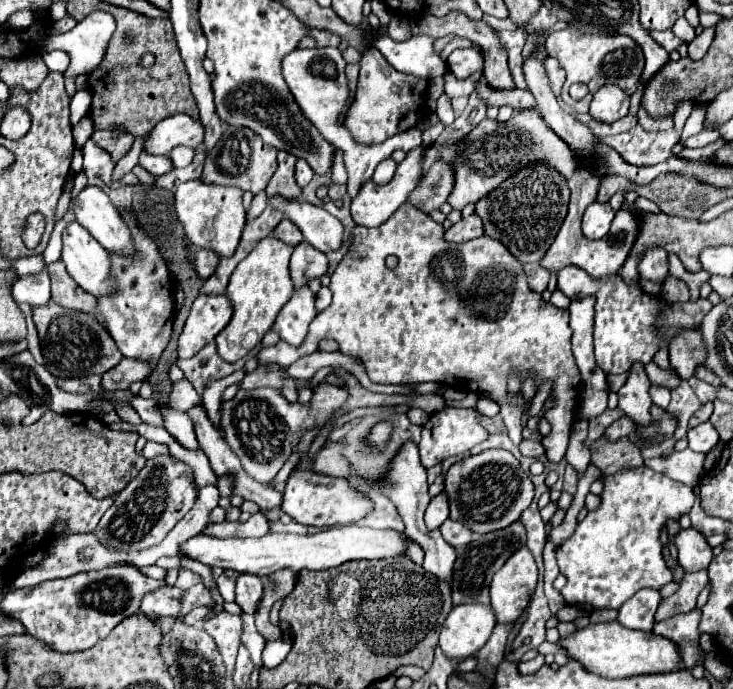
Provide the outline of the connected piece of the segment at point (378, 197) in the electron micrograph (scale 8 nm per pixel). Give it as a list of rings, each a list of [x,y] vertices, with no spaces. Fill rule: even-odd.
[[[420,145],[420,147],[412,149],[412,151],[408,151],[408,153],[406,153],[406,159],[398,165],[394,179],[392,179],[386,187],[380,187],[380,185],[376,185],[374,181],[368,181],[368,183],[362,185],[360,193],[352,199],[356,225],[378,227],[378,225],[382,225],[382,223],[408,199],[408,195],[410,195],[410,193],[416,189],[416,185],[420,183],[422,167],[424,167],[424,153],[426,153],[426,147],[424,147],[424,145]]]

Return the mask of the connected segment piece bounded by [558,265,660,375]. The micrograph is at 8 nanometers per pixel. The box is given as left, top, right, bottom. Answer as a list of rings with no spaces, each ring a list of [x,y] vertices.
[[[568,265],[558,271],[558,289],[570,299],[596,295],[594,353],[596,353],[596,363],[604,373],[608,375],[626,373],[634,361],[642,361],[642,363],[652,361],[660,343],[654,331],[656,315],[658,315],[658,297],[644,293],[636,285],[626,285],[620,275],[602,277],[596,281],[582,269],[576,269],[574,265]]]

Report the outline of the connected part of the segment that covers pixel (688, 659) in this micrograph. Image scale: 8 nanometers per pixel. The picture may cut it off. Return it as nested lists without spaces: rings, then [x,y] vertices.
[[[696,607],[692,609],[692,613],[678,613],[676,617],[664,619],[660,623],[654,625],[654,633],[672,639],[682,653],[684,665],[690,669],[694,667],[694,663],[700,659],[696,643],[698,643],[698,623],[700,623],[700,615],[702,611]]]

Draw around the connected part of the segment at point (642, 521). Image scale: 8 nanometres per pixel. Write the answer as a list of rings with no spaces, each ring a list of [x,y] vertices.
[[[640,467],[604,477],[604,491],[600,497],[602,505],[596,511],[590,511],[586,519],[578,523],[574,535],[556,549],[560,573],[568,579],[560,593],[568,605],[588,603],[594,609],[620,609],[636,591],[644,587],[660,589],[662,585],[672,581],[672,573],[662,557],[660,527],[666,523],[666,517],[680,517],[682,513],[688,513],[694,503],[694,493],[692,487],[684,483],[672,481],[666,475],[654,473],[648,467]]]

